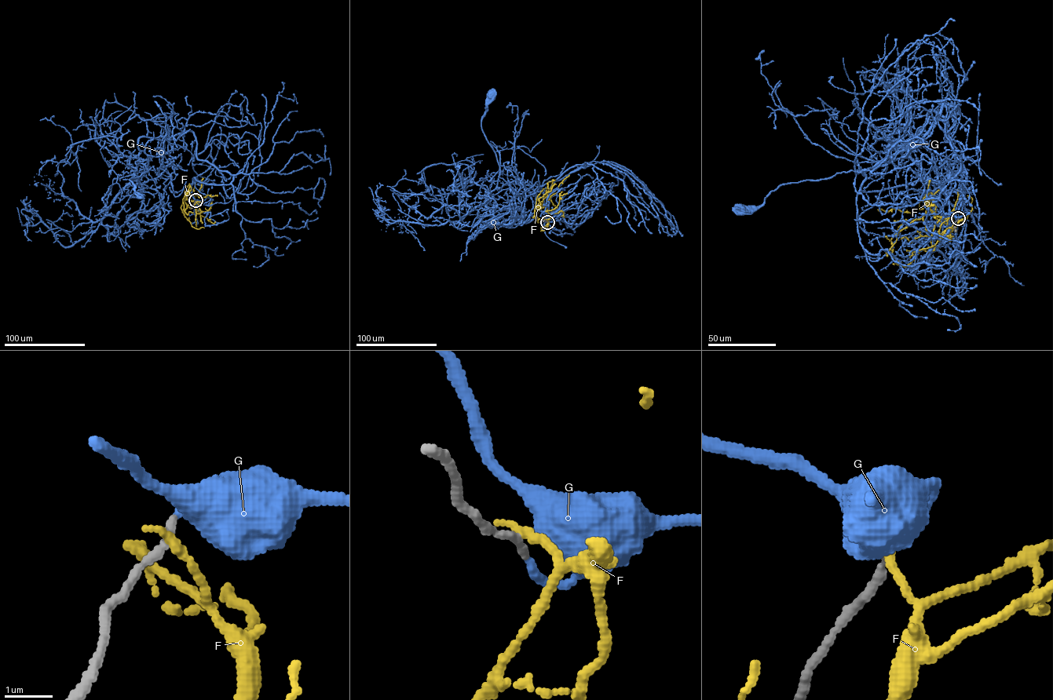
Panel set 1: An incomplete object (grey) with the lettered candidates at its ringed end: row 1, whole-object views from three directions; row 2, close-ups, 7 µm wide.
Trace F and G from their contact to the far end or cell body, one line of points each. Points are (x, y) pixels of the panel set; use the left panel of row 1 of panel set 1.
F: (195, 201), (195, 205), (190, 208), (184, 201), (190, 187), (183, 199), (180, 209), (184, 211)
G: (195, 200), (194, 177), (224, 184), (233, 176), (197, 157), (189, 131), (182, 146), (129, 180), (140, 196)

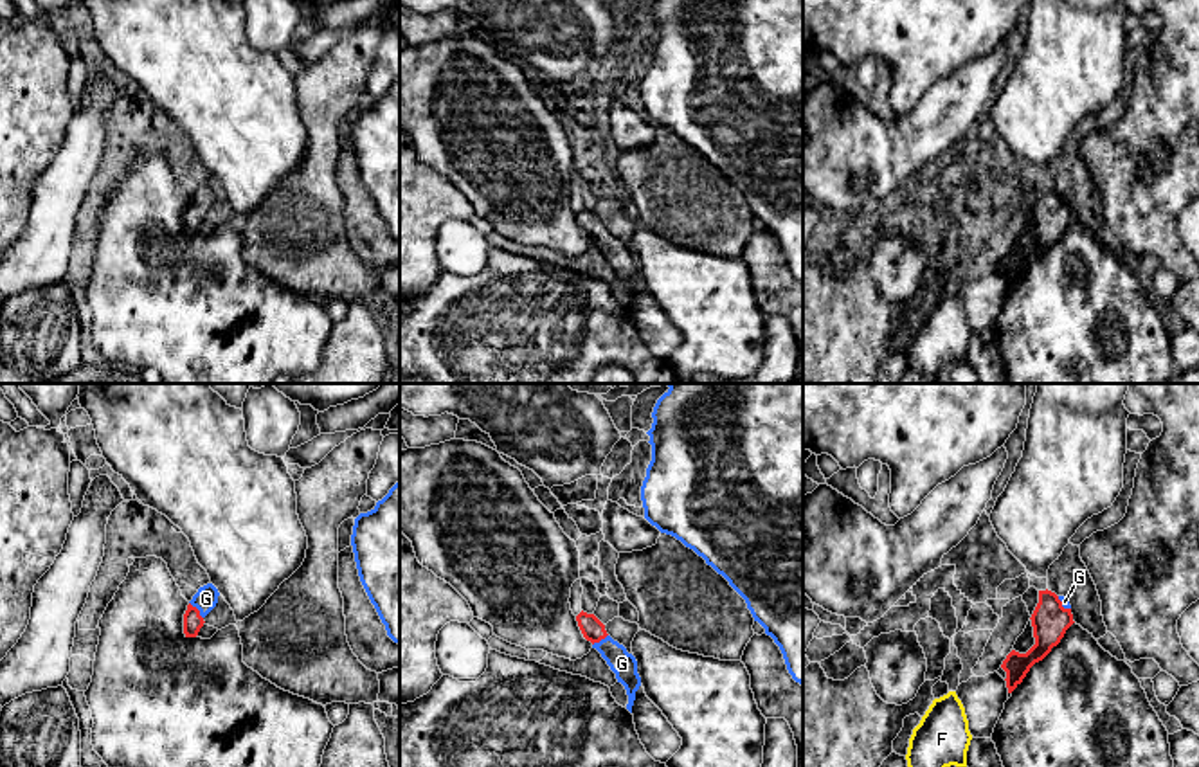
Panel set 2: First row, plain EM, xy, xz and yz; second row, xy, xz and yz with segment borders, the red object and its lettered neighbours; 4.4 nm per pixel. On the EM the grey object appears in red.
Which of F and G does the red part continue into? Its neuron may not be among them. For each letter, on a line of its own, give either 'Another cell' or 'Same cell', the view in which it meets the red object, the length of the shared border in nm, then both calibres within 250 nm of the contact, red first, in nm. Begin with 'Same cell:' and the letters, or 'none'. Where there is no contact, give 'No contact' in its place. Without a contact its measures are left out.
Same cell: G
F: Another cell. No contact
G: Same cell. Touches red in xy. Shared border 100 nm. Thickness 90 nm (red) against 100 nm

